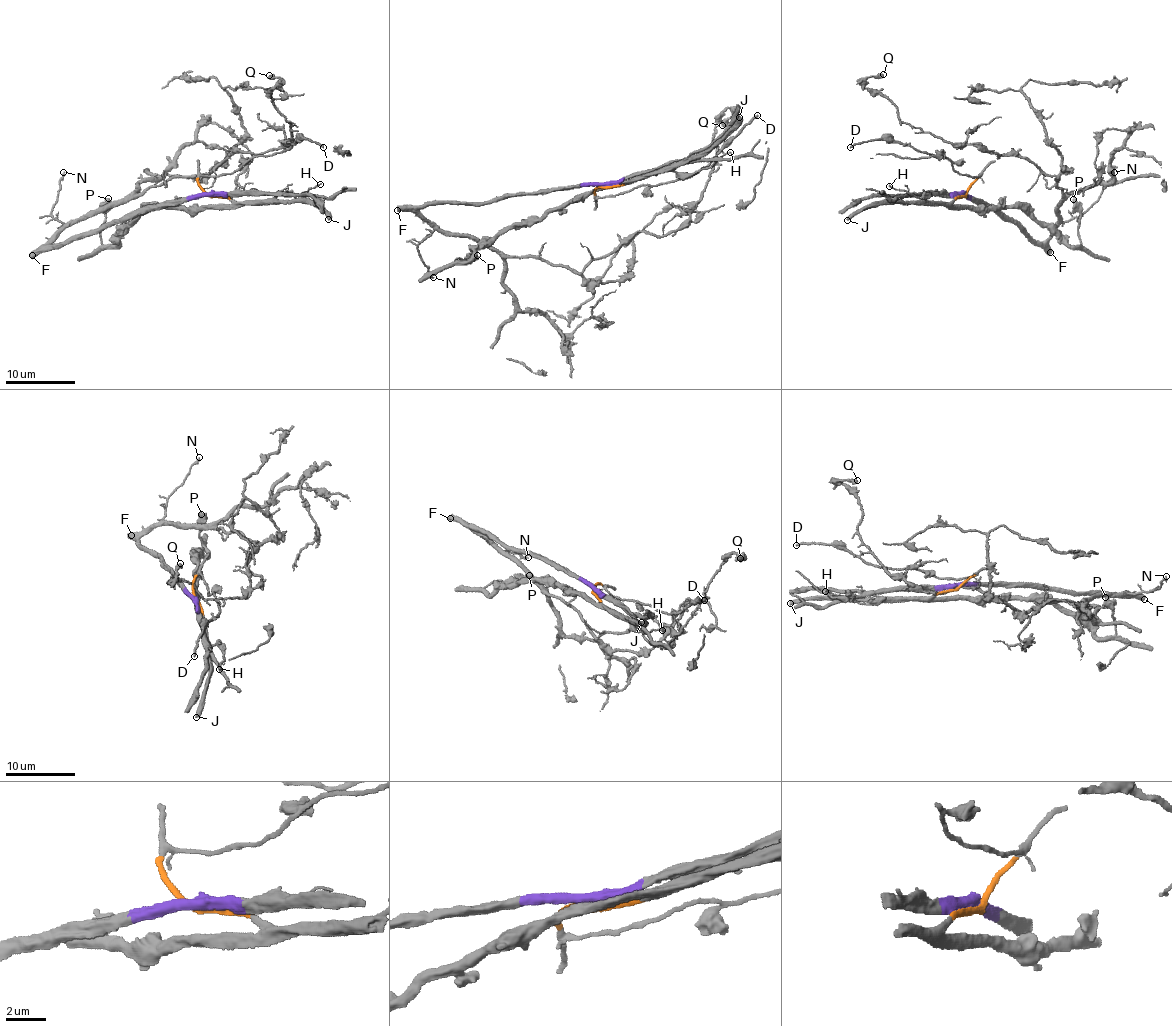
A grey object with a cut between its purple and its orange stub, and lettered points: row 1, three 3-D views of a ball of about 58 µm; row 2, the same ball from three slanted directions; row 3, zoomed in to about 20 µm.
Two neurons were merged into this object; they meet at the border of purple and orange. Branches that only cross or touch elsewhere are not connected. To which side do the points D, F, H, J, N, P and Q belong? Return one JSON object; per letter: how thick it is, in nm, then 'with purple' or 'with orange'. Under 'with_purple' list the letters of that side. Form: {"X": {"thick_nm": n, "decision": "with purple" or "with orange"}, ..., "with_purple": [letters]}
{"D": {"thick_nm": 200, "decision": "with orange"}, "F": {"thick_nm": 600, "decision": "with purple"}, "H": {"thick_nm": 140, "decision": "with orange"}, "J": {"thick_nm": 420, "decision": "with orange"}, "N": {"thick_nm": 200, "decision": "with purple"}, "P": {"thick_nm": 500, "decision": "with orange"}, "Q": {"thick_nm": 500, "decision": "with purple"}, "with_purple": ["F", "N", "Q"]}

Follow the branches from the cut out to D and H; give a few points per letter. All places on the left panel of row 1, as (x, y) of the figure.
D: (209, 194), (199, 177), (225, 175), (240, 169), (254, 157), (282, 153), (304, 139), (317, 142), (323, 147)
H: (209, 194), (225, 195), (236, 202), (254, 202), (280, 194), (299, 195), (320, 184)

